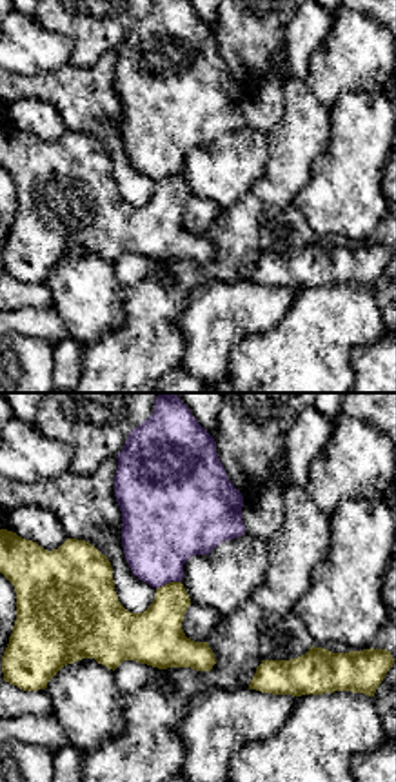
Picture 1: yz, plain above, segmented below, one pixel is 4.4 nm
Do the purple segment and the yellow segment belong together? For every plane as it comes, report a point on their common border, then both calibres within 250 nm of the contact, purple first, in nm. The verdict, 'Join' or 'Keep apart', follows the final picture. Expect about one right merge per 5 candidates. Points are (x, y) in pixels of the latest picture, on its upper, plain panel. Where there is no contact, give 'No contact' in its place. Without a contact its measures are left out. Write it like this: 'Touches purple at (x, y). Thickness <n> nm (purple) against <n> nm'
Touches purple at (168, 175). Thickness 360 nm (purple) against 260 nm

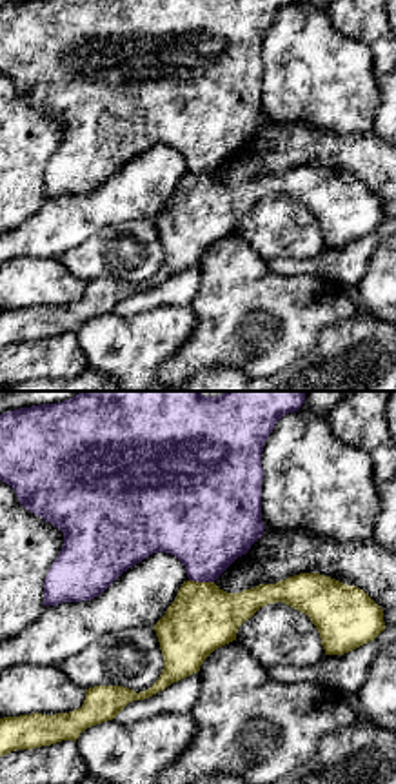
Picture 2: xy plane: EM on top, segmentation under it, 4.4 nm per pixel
Touches purple at (202, 173). Thickness 400 nm (purple) against 300 nm

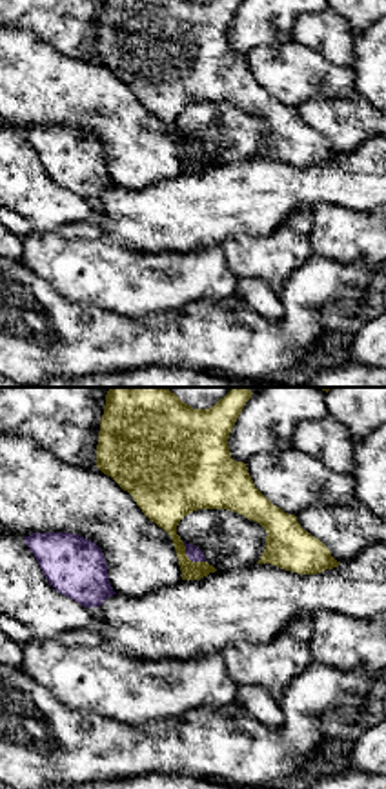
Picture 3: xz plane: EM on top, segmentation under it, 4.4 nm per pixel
Touches purple at (190, 151). Thickness 70 nm (purple) against 170 nm

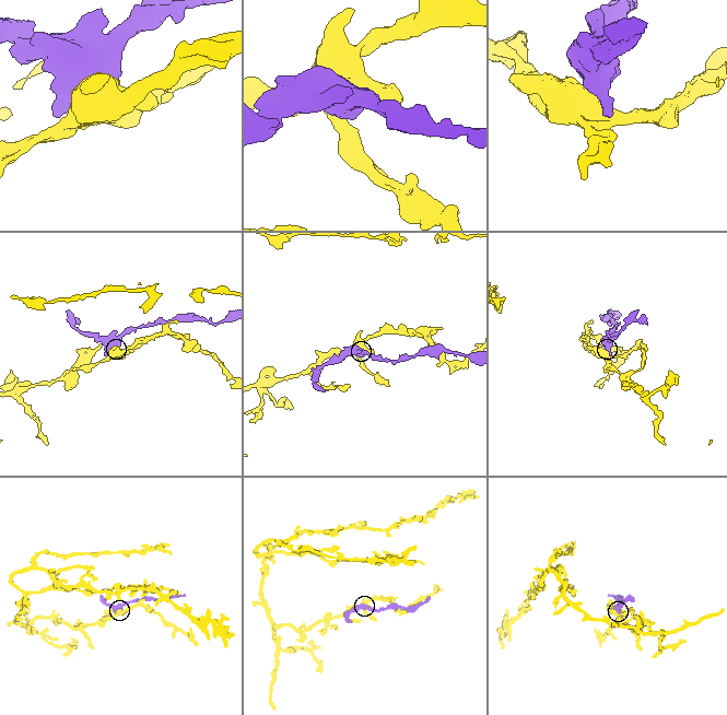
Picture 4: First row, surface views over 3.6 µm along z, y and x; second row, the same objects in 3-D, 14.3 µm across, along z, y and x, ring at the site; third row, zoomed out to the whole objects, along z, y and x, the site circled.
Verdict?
Keep apart

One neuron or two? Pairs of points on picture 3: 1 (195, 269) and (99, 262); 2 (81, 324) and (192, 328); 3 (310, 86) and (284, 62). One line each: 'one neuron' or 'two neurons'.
1: one neuron
2: one neuron
3: one neuron

